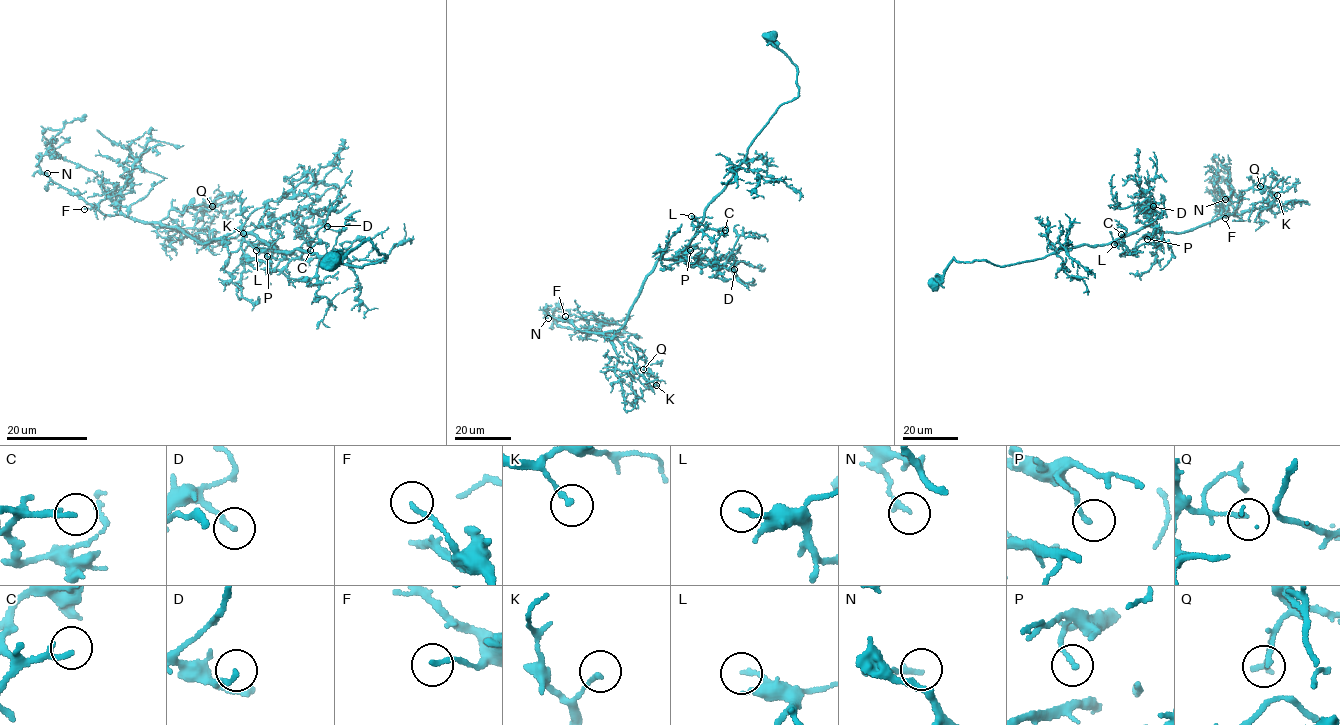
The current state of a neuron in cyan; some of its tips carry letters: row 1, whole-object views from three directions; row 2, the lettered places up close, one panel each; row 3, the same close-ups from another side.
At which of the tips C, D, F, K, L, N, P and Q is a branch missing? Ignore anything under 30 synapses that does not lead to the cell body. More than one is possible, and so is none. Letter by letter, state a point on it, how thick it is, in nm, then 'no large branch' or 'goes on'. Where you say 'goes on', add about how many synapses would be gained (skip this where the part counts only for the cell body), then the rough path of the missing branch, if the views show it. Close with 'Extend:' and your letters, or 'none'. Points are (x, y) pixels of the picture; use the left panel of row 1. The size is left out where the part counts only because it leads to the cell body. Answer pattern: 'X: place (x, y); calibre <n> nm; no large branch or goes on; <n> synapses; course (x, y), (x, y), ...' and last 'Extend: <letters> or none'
C: place (310, 250); calibre 170 nm; goes on; 35 synapses; course (310, 250), (323, 248), (334, 232), (347, 225)
D: place (327, 226); calibre 170 nm; no large branch
F: place (84, 209); calibre 150 nm; no large branch
K: place (243, 233); calibre 160 nm; no large branch
L: place (256, 250); calibre 160 nm; no large branch
N: place (47, 173); calibre 170 nm; no large branch
P: place (267, 256); calibre 170 nm; no large branch
Q: place (212, 206); calibre 170 nm; no large branch
Extend: C

